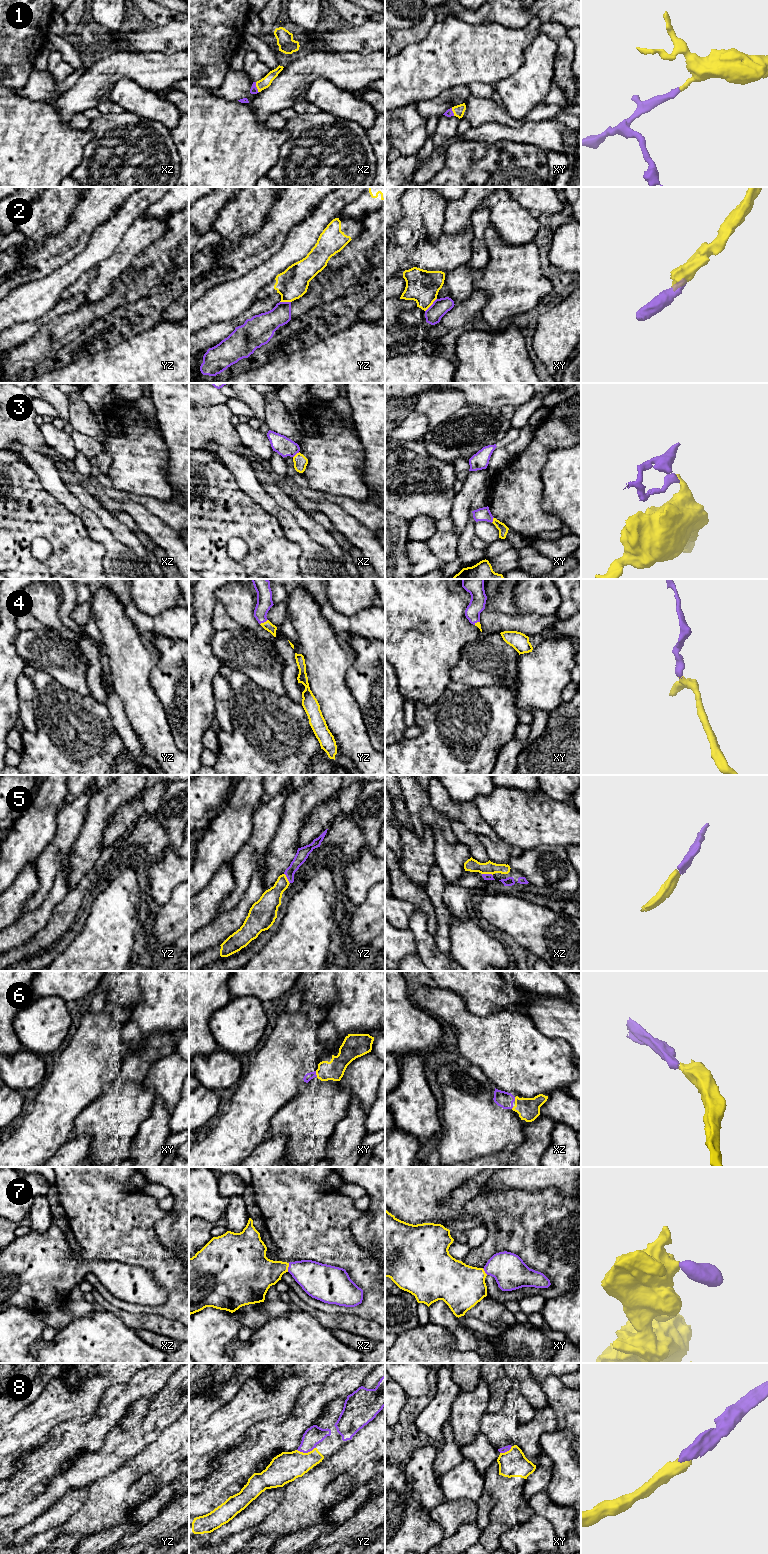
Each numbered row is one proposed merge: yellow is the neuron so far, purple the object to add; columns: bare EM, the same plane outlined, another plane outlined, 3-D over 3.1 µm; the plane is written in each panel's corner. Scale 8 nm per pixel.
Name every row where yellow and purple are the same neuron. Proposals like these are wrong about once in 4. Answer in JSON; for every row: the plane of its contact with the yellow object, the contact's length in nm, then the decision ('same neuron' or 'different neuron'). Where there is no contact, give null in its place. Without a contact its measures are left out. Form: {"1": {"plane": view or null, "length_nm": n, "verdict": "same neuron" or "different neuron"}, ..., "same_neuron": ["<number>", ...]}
{"1": {"plane": "xz", "length_nm": 90, "verdict": "same neuron"}, "2": {"plane": "xy", "length_nm": 140, "verdict": "different neuron"}, "3": {"plane": "xz", "length_nm": 70, "verdict": "different neuron"}, "4": {"plane": "yz", "length_nm": 80, "verdict": "same neuron"}, "5": {"plane": "xz", "length_nm": 90, "verdict": "same neuron"}, "6": {"plane": "xy", "length_nm": 50, "verdict": "same neuron"}, "7": {"plane": "xz", "length_nm": 70, "verdict": "same neuron"}, "8": {"plane": "yz", "length_nm": 150, "verdict": "same neuron"}, "same_neuron": ["1", "4", "5", "6", "7", "8"]}

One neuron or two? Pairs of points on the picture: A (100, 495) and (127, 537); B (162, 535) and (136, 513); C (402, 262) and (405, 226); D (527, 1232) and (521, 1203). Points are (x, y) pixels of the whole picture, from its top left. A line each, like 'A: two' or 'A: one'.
A: two
B: one
C: one
D: one

